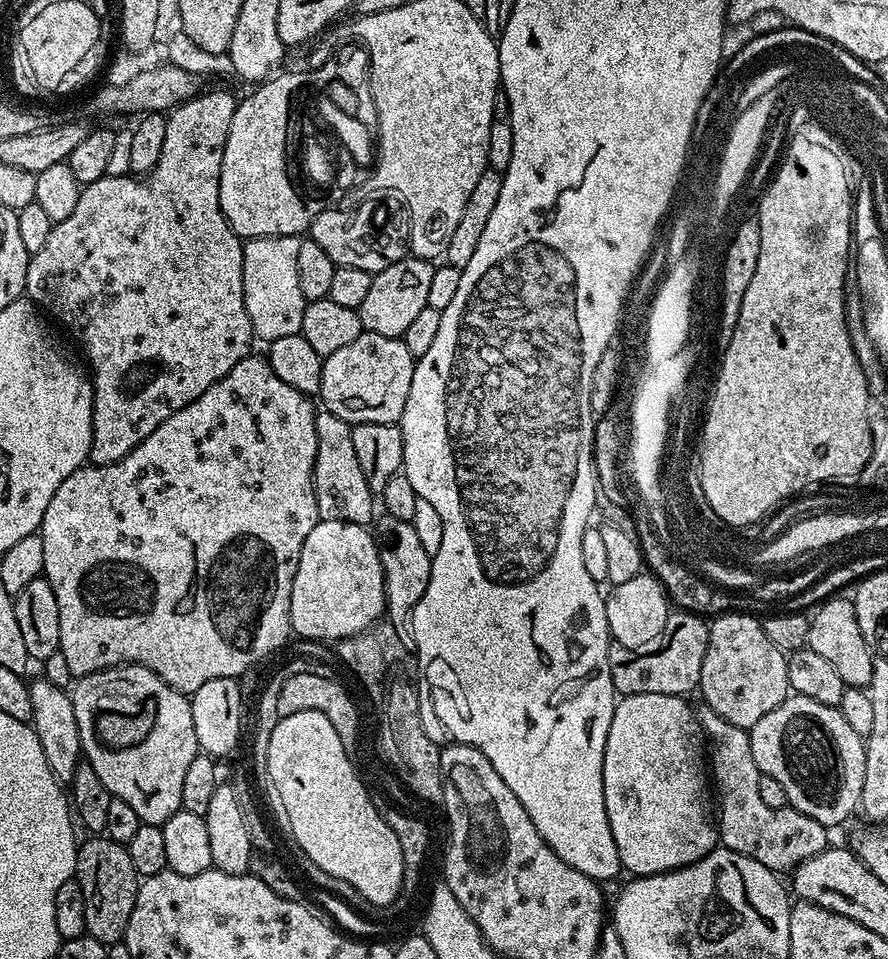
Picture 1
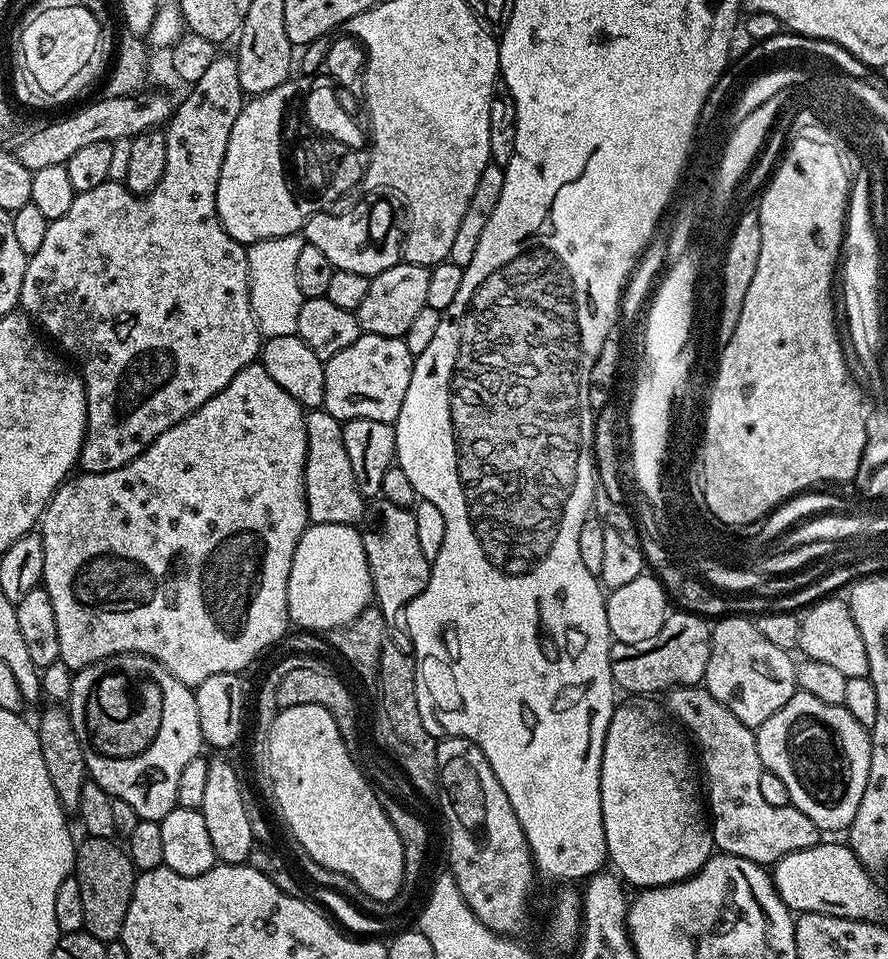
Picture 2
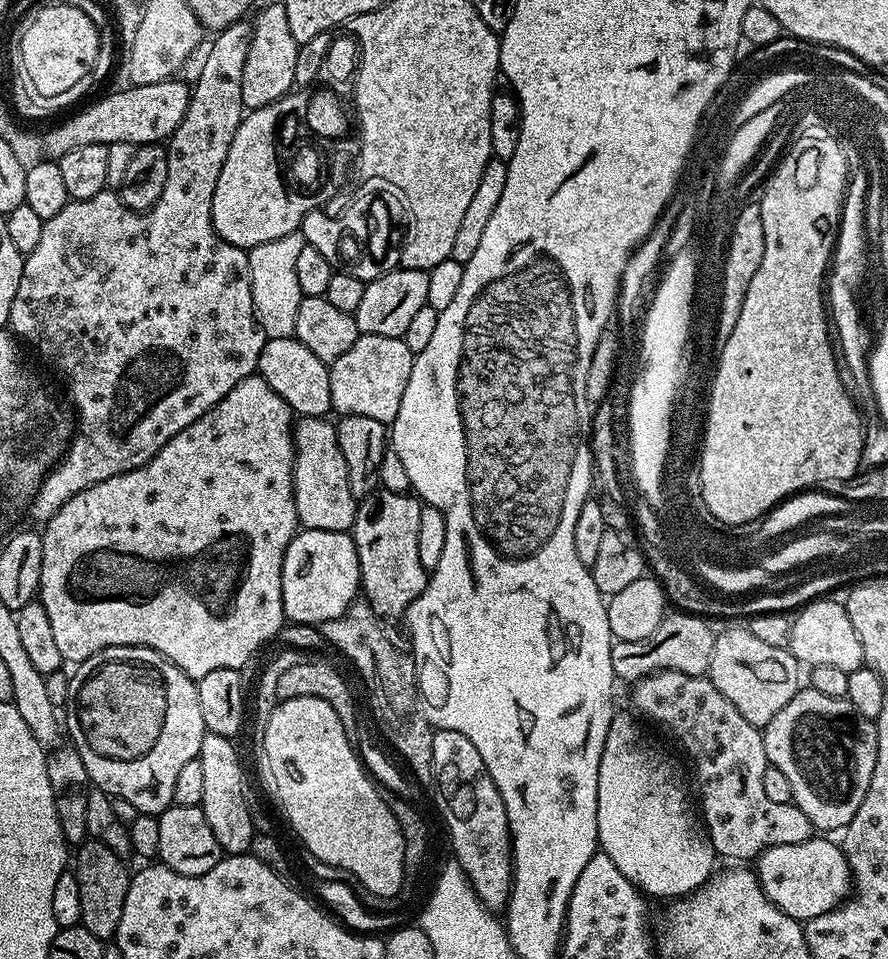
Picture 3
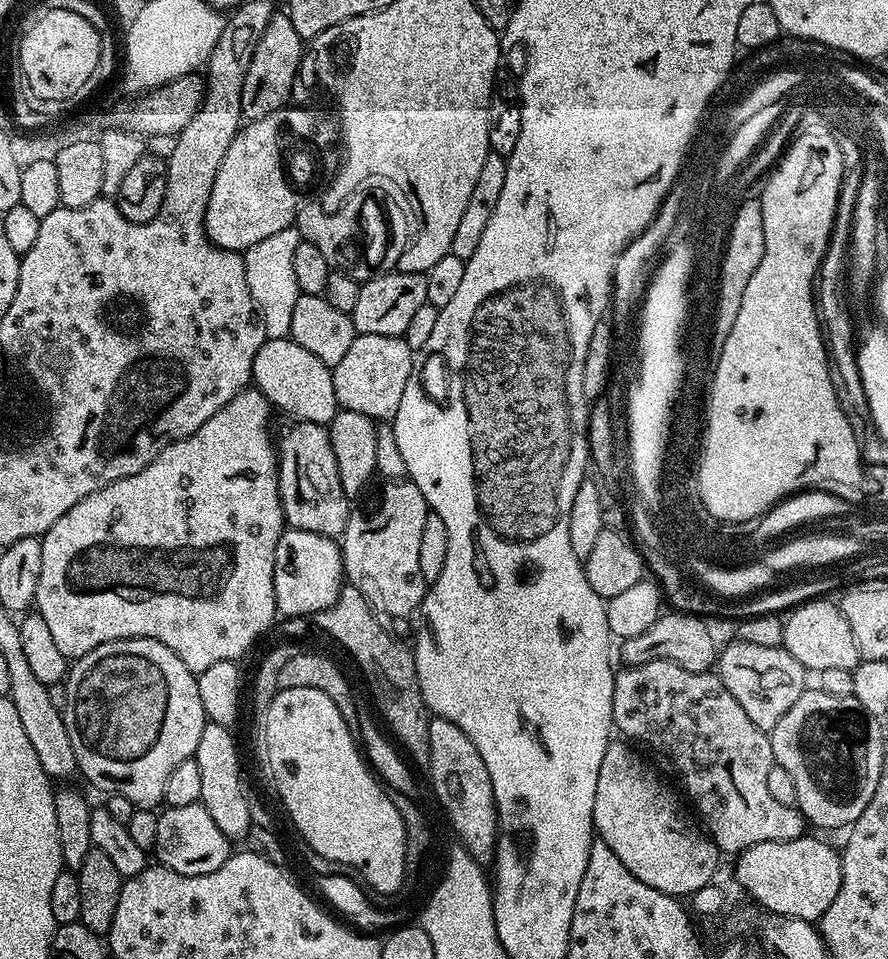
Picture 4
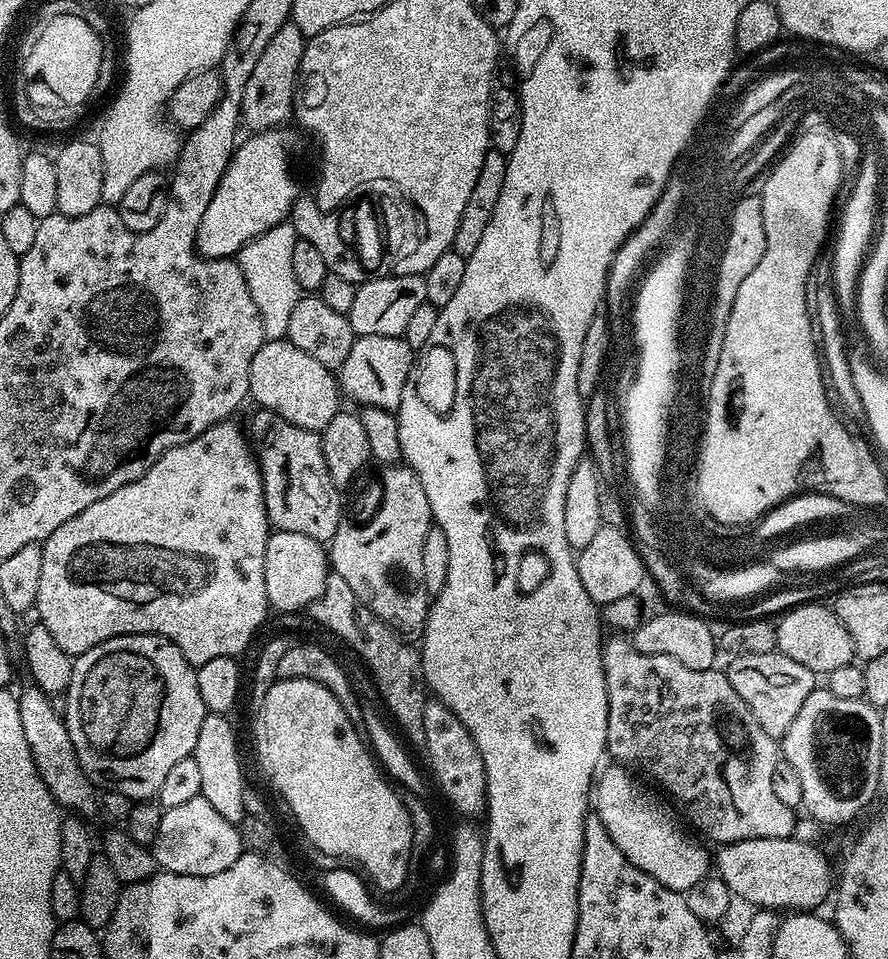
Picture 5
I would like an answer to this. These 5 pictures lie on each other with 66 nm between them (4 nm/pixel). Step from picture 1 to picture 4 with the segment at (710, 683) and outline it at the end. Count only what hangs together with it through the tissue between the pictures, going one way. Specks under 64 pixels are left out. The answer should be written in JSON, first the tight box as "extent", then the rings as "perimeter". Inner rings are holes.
{"extent":[718,638,806,733],"perimeter":[[[739,638],[733,639],[733,644],[728,644],[718,652],[718,675],[720,681],[734,694],[738,706],[746,710],[750,722],[758,726],[758,730],[771,733],[774,726],[798,702],[798,698],[806,690],[804,676],[806,669],[800,665],[798,658],[791,656],[783,646],[754,646],[754,642],[746,642]]]}

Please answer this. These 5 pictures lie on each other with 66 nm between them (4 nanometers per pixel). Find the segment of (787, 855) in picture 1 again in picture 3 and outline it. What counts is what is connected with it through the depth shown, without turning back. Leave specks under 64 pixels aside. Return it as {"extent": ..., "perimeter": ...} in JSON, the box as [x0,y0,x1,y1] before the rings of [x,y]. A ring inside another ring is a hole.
{"extent":[630,671,814,862],"perimeter":[[[659,671],[637,680],[630,690],[631,711],[665,728],[692,759],[700,779],[698,808],[717,857],[724,859],[725,856],[728,862],[752,862],[770,847],[802,843],[814,836],[810,818],[795,804],[766,798],[762,774],[766,774],[770,765],[763,731],[746,722],[746,718],[734,710],[734,702],[725,698],[712,680]]]}

